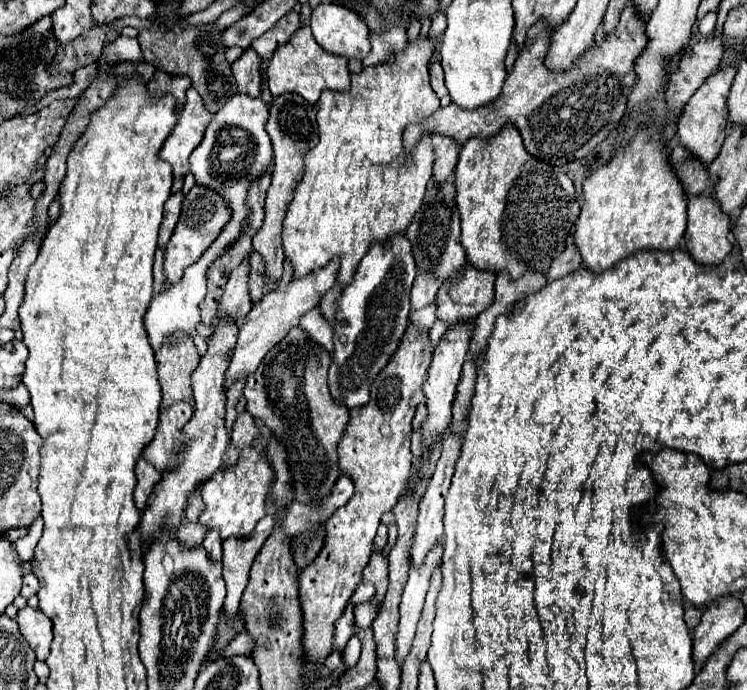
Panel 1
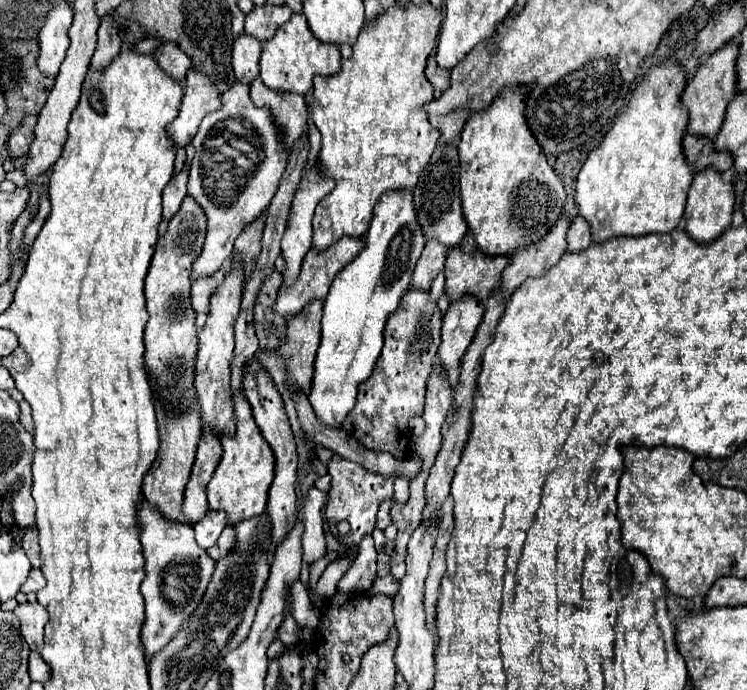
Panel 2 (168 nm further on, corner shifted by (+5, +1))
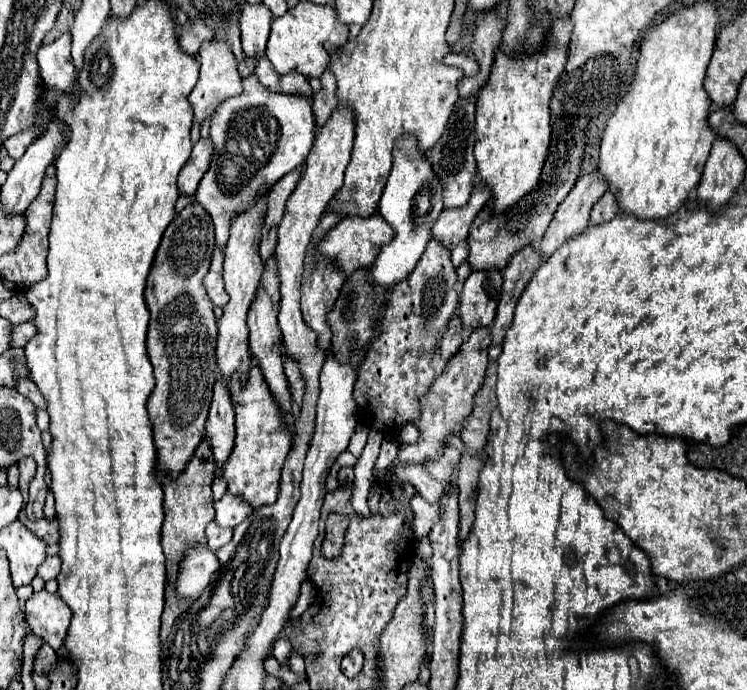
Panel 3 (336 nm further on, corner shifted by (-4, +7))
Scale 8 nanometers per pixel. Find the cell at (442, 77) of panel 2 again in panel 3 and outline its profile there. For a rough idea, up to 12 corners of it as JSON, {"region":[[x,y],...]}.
{"region":[[446,54],[446,66],[456,66],[464,76],[476,76],[478,62],[472,54]]}

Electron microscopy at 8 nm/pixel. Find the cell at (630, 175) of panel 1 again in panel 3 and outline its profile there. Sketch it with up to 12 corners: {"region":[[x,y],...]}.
{"region":[[712,2],[640,44],[598,172],[622,214],[666,220],[714,132]]}

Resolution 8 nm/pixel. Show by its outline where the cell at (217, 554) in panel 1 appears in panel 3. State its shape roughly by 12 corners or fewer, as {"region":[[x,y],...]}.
{"region":[[224,494],[216,500],[214,522],[238,526],[252,508],[242,498]]}

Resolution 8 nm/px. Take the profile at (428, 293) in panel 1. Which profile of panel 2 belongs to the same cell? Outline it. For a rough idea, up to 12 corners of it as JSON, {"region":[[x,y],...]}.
{"region":[[429,240],[413,270],[413,284],[429,290],[443,270],[447,246]]}

